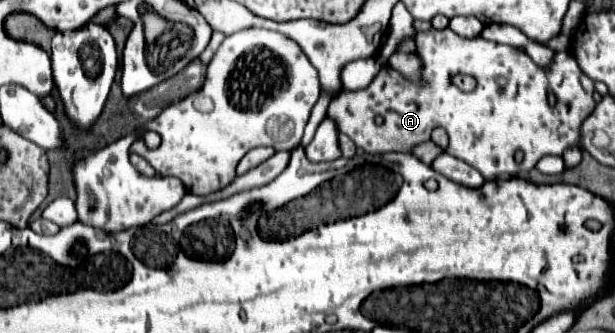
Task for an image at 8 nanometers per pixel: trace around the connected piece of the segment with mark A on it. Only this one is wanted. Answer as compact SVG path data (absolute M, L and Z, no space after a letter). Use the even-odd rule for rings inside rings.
M431 28L429 32L417 32L415 44L417 44L417 54L419 54L421 60L423 60L423 82L425 82L425 86L405 80L397 70L393 70L393 68L387 66L387 68L383 68L383 70L377 74L377 80L373 80L367 88L361 88L361 90L355 90L355 92L341 92L341 96L337 96L337 98L331 100L329 110L327 110L327 118L331 118L331 120L337 124L337 130L339 130L341 134L347 134L347 136L355 142L355 146L359 146L359 148L363 148L365 152L371 152L371 154L373 154L373 152L411 152L413 146L421 144L423 140L429 140L431 130L433 130L435 126L443 126L443 128L447 130L447 134L449 134L447 154L453 156L453 158L459 158L459 160L467 162L467 164L473 166L473 168L477 168L485 180L497 180L501 174L517 174L519 170L531 170L531 168L539 162L541 156L545 156L545 154L549 154L549 152L561 156L565 148L569 148L569 146L579 146L579 126L581 126L581 122L583 122L583 120L593 112L593 108L595 108L595 100L593 100L593 80L581 72L581 68L579 68L575 56L573 56L569 50L557 52L557 54L553 56L551 64L547 64L547 66L537 66L527 54L521 54L521 52L517 52L515 48L509 48L509 46L503 46L503 44L495 44L495 42L489 42L489 40L483 40L483 38L479 38L479 36L477 36L477 38L461 38L461 36L457 36L453 30L437 32L435 28ZM455 74L469 74L469 76L473 76L473 78L477 80L477 88L475 88L473 92L461 92L461 90L451 82L451 76L455 76ZM549 90L551 90L551 94L555 96L553 102L549 100ZM519 150L523 152L523 162L521 162L521 164L515 162L515 152L519 152Z

